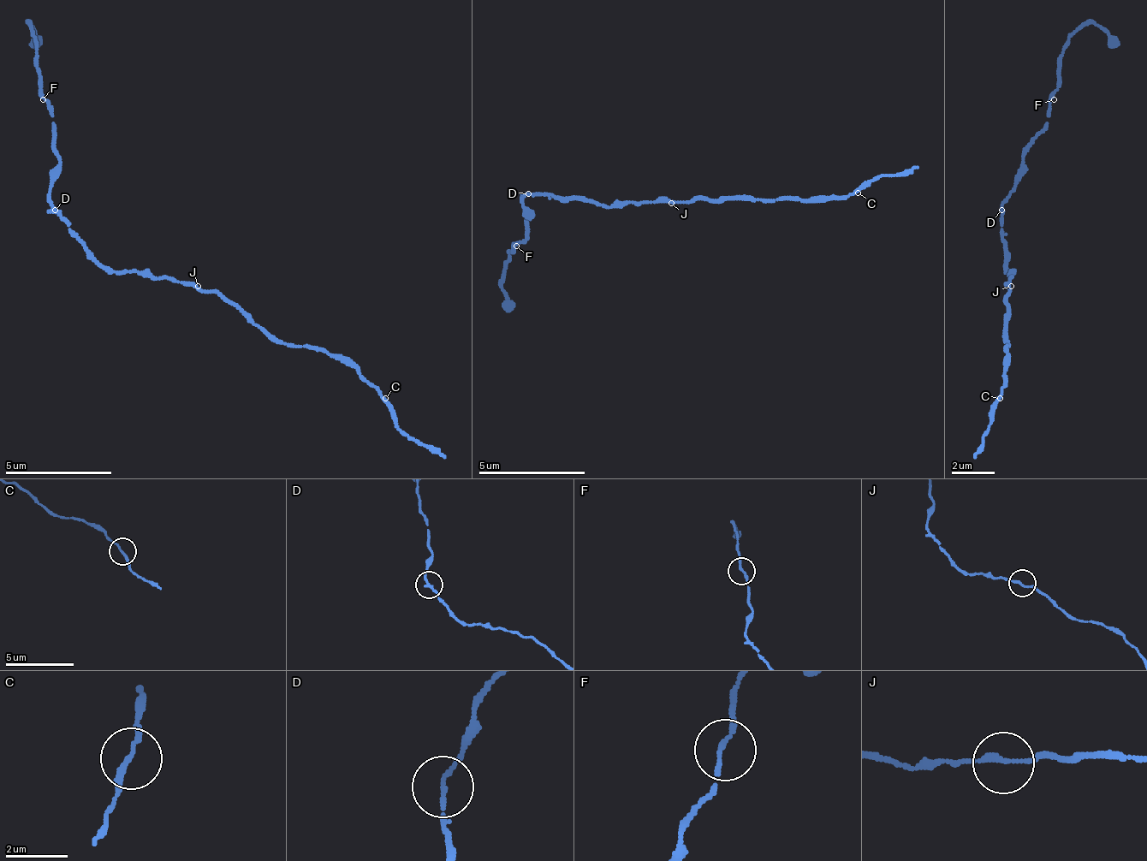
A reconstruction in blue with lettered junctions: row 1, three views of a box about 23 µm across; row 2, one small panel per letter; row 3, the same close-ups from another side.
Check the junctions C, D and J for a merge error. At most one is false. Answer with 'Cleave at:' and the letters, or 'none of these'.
Cleave at: D

